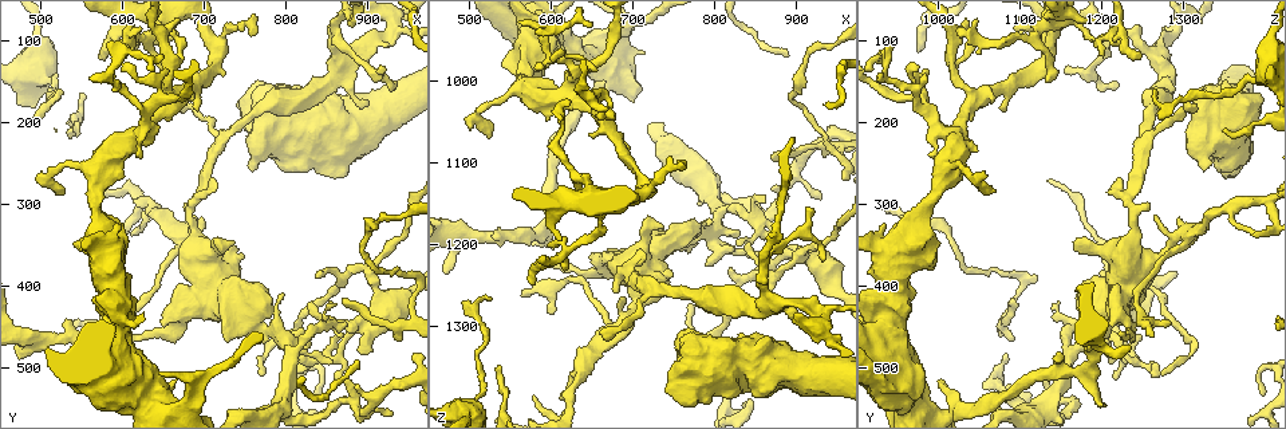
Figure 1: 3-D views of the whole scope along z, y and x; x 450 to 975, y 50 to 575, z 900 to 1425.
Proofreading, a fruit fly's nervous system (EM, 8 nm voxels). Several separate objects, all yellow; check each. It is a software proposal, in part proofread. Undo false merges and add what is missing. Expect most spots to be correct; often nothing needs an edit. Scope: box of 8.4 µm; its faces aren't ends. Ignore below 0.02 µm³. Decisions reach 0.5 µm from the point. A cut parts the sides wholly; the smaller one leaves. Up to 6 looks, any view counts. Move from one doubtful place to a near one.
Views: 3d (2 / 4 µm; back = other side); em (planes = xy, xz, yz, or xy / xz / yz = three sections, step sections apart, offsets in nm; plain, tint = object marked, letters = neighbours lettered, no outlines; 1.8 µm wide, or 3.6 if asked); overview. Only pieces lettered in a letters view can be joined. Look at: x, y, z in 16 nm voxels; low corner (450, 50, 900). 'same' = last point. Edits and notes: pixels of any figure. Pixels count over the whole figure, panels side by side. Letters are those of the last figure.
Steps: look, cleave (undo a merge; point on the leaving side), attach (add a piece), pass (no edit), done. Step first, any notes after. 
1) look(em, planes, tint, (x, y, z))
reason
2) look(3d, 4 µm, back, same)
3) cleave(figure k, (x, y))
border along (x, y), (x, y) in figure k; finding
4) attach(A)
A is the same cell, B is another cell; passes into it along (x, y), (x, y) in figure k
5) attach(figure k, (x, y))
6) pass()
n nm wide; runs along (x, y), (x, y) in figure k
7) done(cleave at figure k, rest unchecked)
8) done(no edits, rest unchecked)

look(em, 3.6 µm, planes, tint, (805, 230, 1360))
thick turns thin

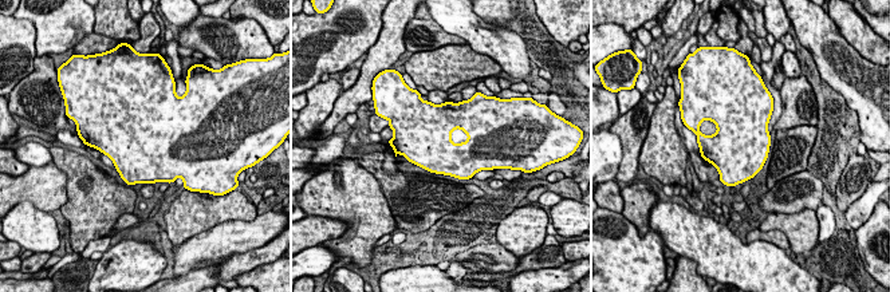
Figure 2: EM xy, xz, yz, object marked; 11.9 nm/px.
look(em, 3.6 µm, planes, letters, same)

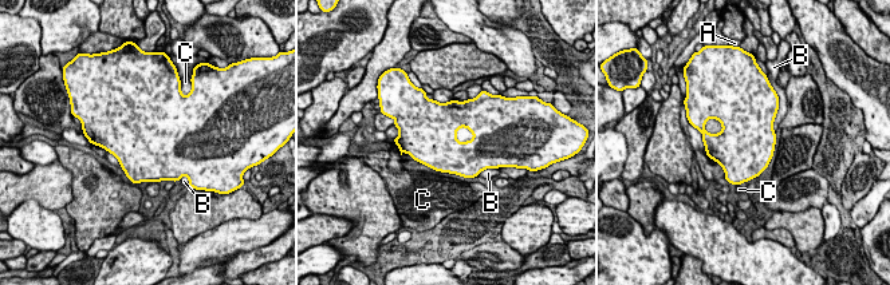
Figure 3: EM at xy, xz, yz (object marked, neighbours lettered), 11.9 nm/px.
pass()
550 nm wide; B touches over 280 nm; A, B and C are other cells; continuous, no second cell

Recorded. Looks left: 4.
look(3d, 4 µm, (880, 450, 1215))
sharp bend

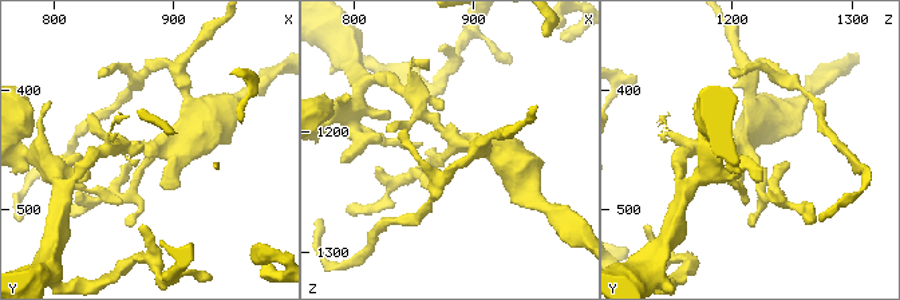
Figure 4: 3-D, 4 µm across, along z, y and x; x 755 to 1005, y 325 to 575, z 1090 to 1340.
look(em, planes, letters, (880, 456, 1212))

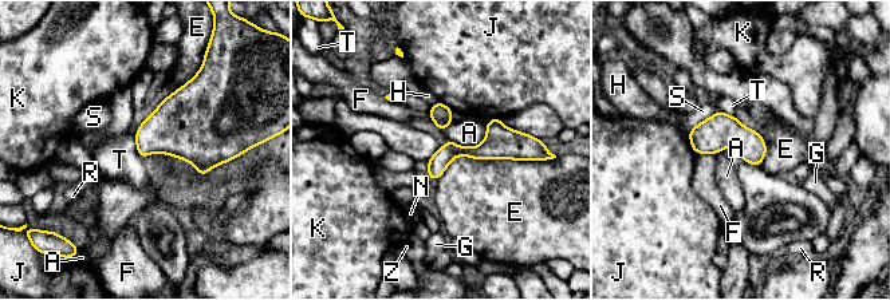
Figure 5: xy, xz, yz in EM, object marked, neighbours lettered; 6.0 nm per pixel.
pass()
A, E, F, G, H, J, K, N, R, S, T and Z are other cells; border along (134, 134), (137, 154), (141, 158) in figure 5; continuous, no second cell

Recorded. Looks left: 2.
look(em, 3.6 µm, planes, tint, (695, 415, 1220))
sharp bend

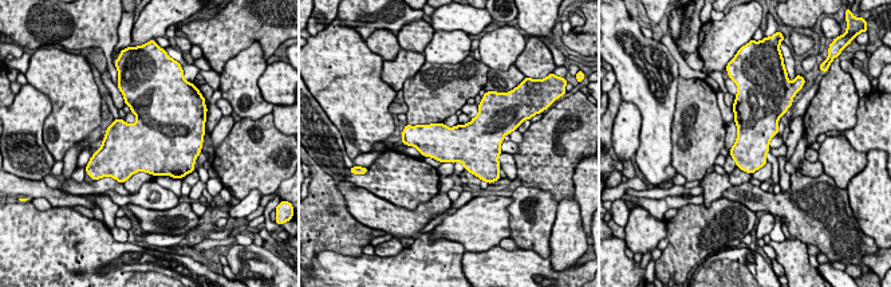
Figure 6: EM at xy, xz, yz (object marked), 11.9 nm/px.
look(em, 3.6 µm, planes, letters, same)

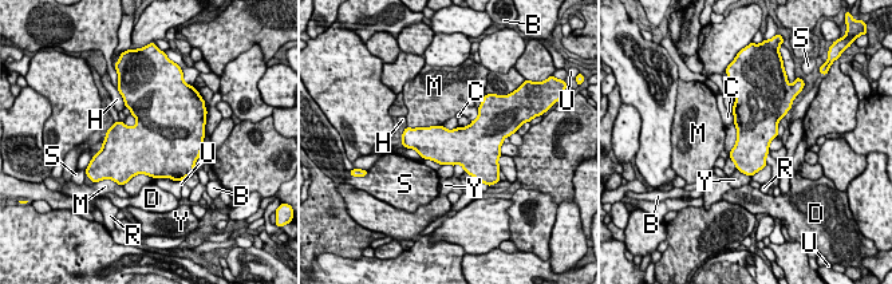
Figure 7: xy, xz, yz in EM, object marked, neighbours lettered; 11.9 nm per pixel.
pass()
B, C, D, H, M, R, S, U and Y are other cells; border along (441, 123), (407, 127) in figure 7; one cell here

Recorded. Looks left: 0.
done(no edits, rest unchecked)

